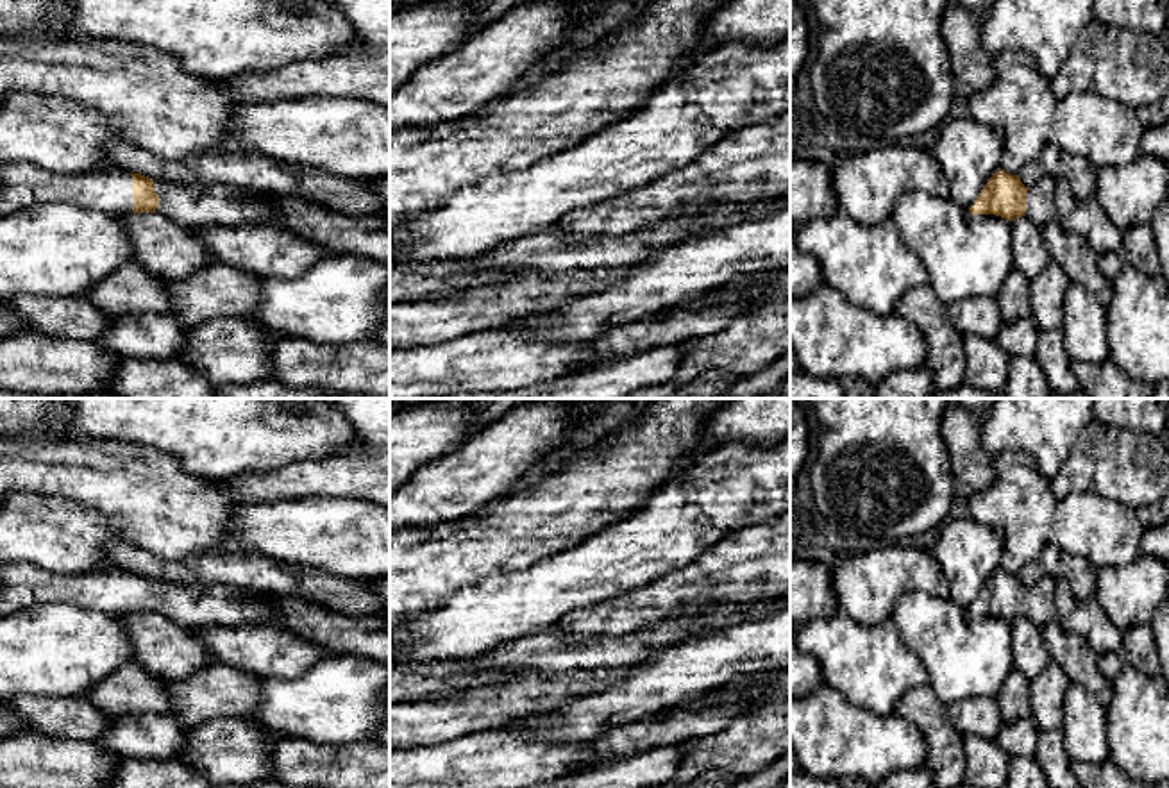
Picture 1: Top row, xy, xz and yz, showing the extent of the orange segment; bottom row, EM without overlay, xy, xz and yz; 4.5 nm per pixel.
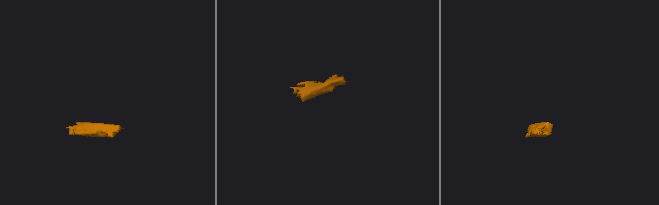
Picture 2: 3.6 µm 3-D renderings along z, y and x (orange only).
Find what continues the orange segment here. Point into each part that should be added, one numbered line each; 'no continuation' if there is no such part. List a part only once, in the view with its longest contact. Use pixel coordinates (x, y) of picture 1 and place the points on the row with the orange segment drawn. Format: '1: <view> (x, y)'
1: xy (106, 190)

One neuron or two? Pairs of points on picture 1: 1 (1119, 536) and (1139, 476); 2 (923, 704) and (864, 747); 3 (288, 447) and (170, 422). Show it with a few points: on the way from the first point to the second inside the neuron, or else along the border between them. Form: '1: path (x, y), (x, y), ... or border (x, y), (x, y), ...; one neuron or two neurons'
1: border (1089, 492), (1098, 492), (1135, 510); two neurons
2: border (894, 712), (919, 729), (928, 753); two neurons
3: path (260, 424), (199, 422); one neuron

